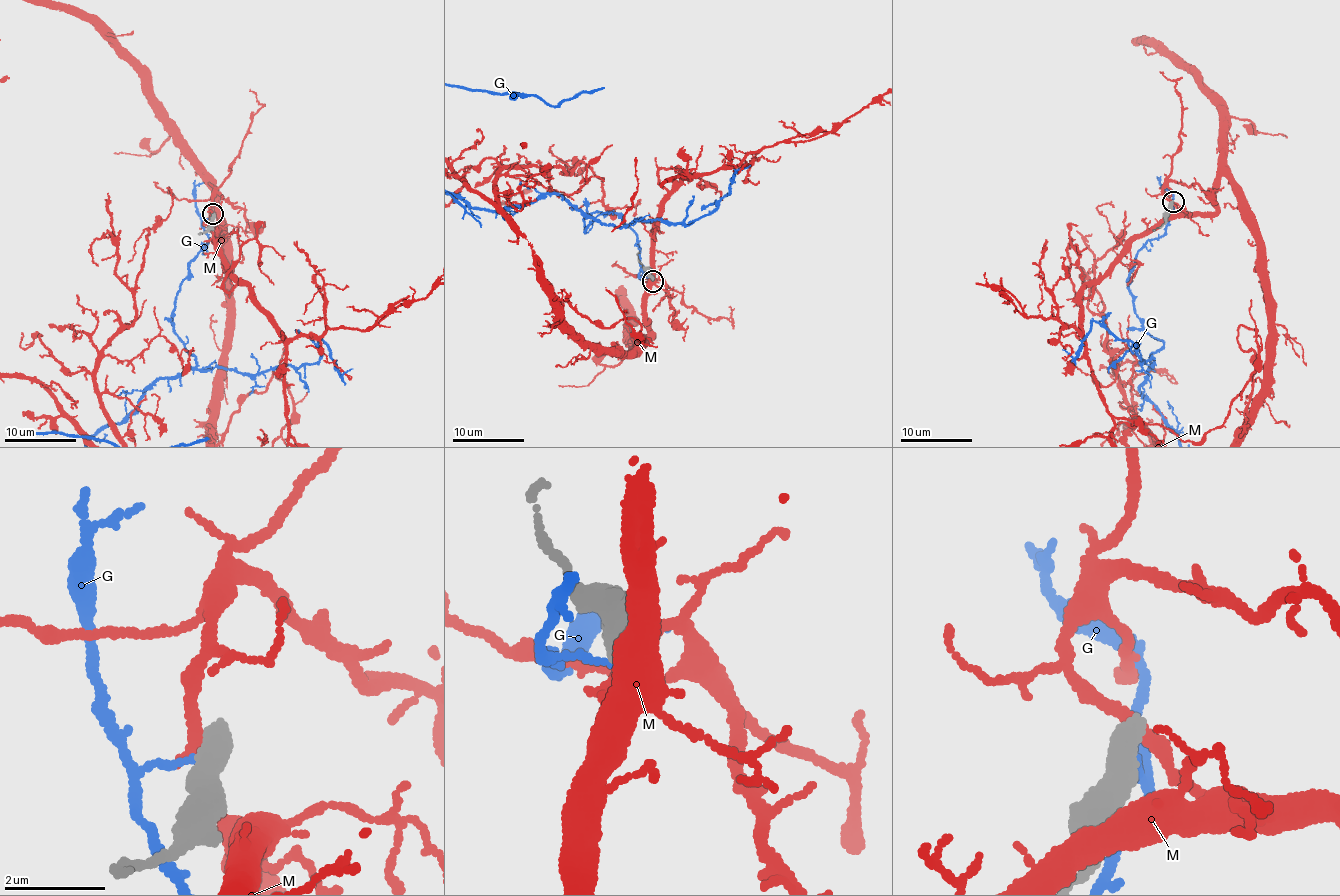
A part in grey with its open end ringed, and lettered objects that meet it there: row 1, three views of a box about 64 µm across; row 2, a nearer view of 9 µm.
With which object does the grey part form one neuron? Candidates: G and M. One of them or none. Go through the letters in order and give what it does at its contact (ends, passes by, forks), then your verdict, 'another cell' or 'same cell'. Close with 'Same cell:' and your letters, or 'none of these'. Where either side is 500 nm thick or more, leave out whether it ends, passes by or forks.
G: another cell
M: another cell
Same cell: none of these

